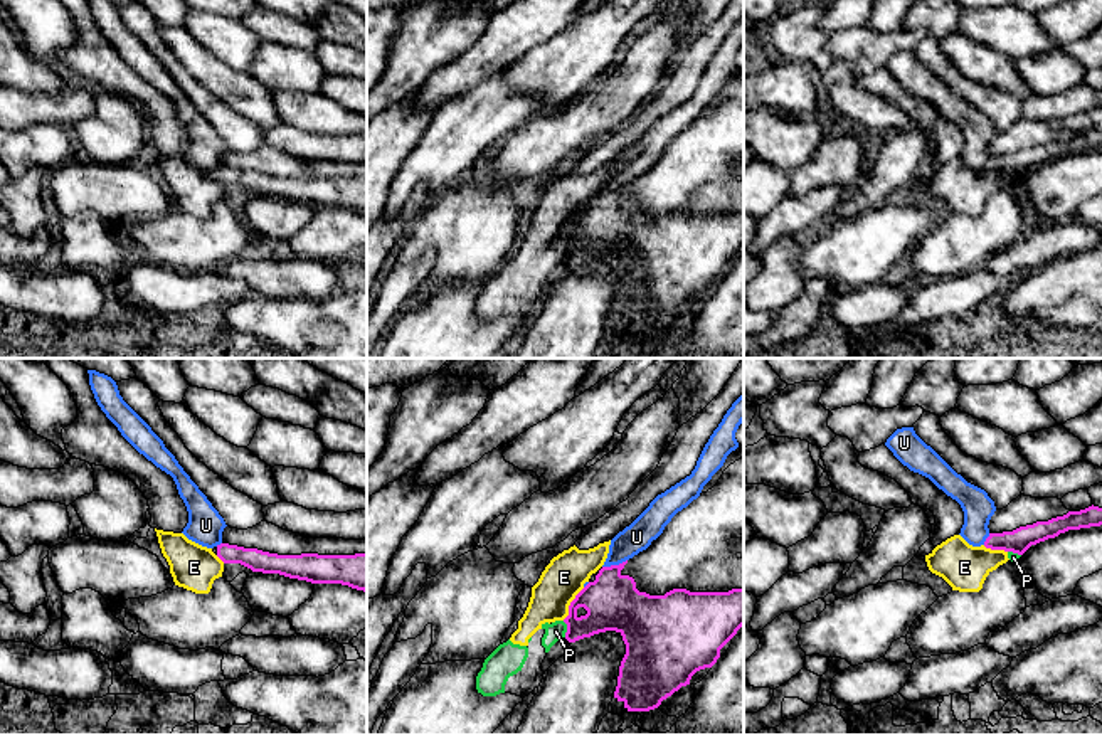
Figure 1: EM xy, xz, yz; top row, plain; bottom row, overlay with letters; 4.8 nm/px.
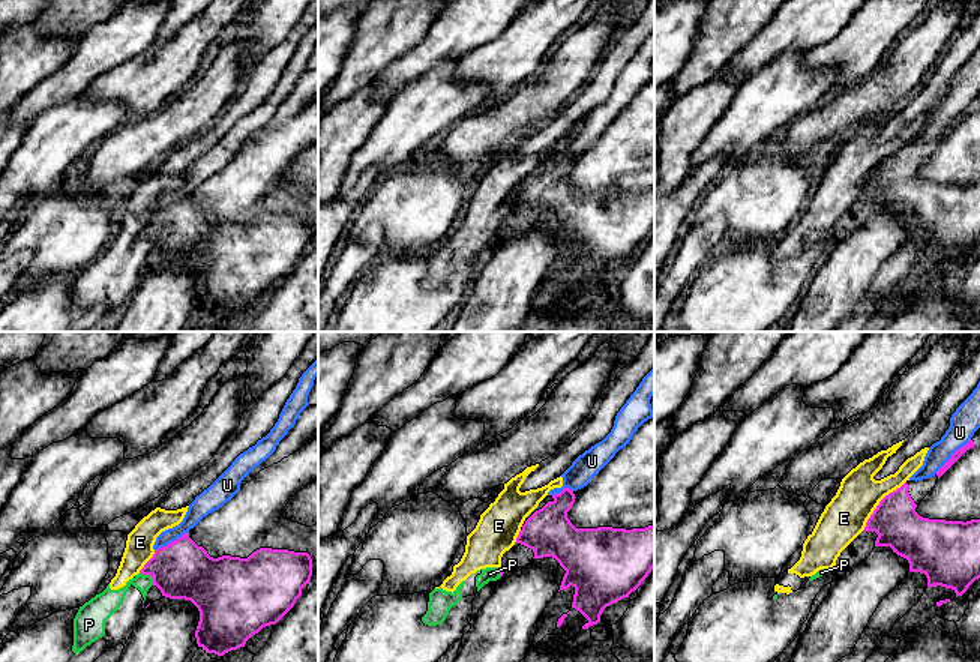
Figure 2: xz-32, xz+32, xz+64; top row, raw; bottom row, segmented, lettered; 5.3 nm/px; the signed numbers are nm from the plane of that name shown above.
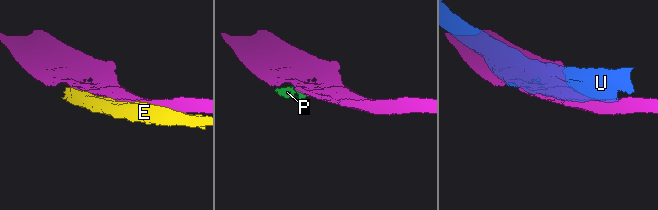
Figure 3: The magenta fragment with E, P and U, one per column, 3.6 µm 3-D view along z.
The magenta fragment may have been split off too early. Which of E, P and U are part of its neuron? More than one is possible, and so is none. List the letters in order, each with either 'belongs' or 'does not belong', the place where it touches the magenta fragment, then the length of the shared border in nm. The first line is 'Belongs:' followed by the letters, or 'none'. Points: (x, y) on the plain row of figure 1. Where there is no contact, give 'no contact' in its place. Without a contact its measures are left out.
Belongs: none
E: does not belong | xz (571, 227) | 190 nm
P: does not belong | xz (567, 253) | 80 nm
U: does not belong | xz (614, 189) | 130 nm

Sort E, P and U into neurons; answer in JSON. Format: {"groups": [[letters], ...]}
{"groups": [["E", "P"], ["U"]]}

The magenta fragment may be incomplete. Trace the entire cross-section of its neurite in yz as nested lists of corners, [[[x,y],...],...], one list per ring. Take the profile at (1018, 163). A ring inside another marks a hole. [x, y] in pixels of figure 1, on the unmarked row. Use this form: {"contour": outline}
{"contour": [[[1089,130],[1080,135],[1068,135],[1063,140],[1048,145],[1020,150],[1013,155],[989,156],[984,165],[986,172],[1004,173],[1023,178],[1031,168],[1055,161],[1068,153],[1080,153],[1102,148],[1102,131]]]}

